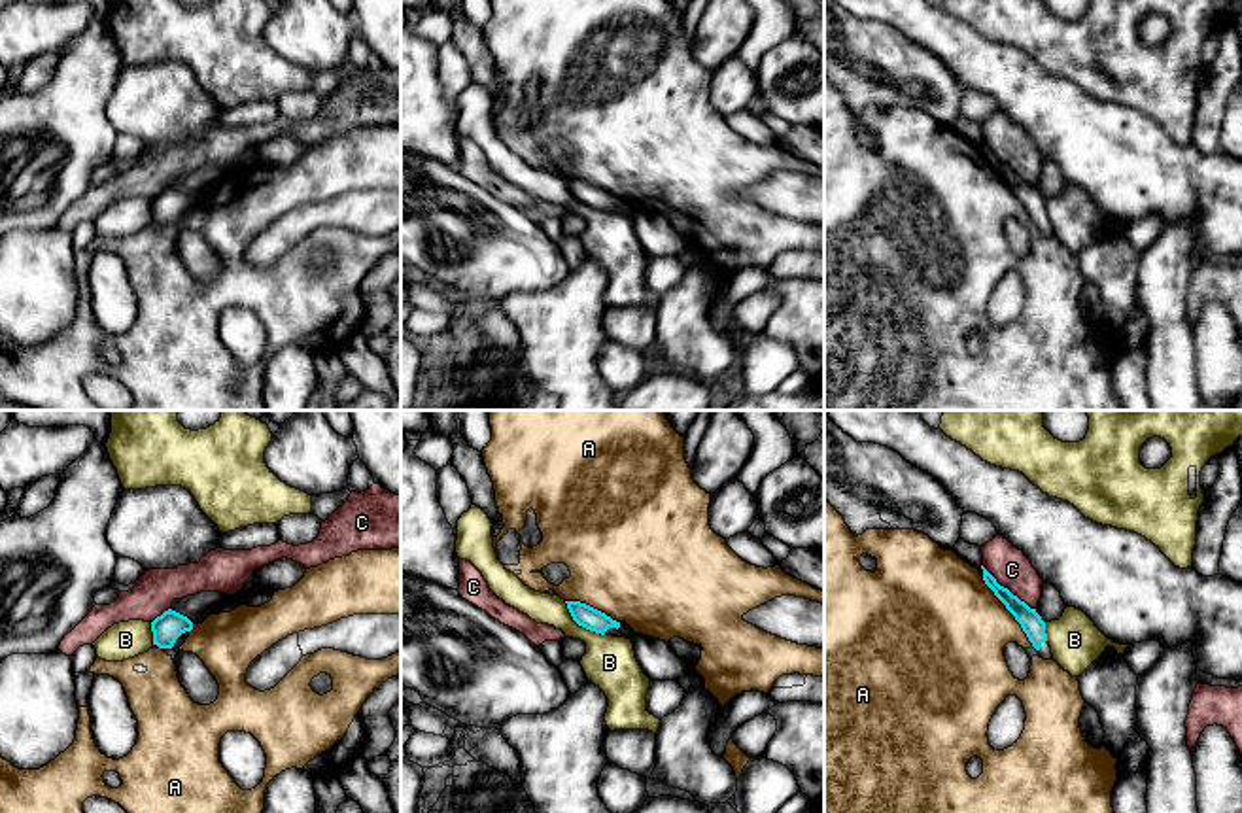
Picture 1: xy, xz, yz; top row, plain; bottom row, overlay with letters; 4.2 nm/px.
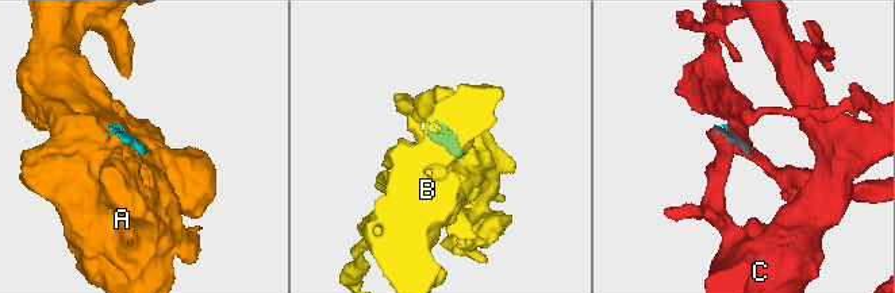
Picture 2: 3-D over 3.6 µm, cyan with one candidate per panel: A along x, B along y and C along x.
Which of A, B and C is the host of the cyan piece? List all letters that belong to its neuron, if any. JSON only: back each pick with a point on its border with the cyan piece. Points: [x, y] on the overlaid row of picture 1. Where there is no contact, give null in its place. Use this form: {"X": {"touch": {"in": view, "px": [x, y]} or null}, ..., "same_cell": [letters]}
{"same_cell": []}

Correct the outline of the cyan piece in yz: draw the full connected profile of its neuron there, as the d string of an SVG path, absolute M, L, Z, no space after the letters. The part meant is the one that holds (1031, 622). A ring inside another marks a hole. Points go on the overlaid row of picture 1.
M981 565L979 569L985 584L994 592L994 596L1006 605L1006 609L1015 616L1026 633L1032 647L1040 652L1044 660L1053 660L1051 647L1047 643L1045 622L1030 609L1025 601L1013 596L1008 588L1000 586L996 579Z

